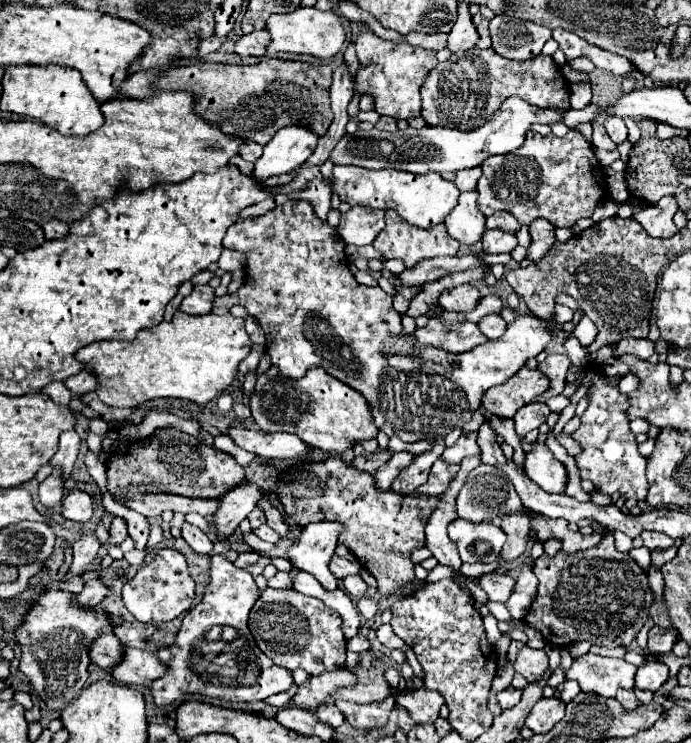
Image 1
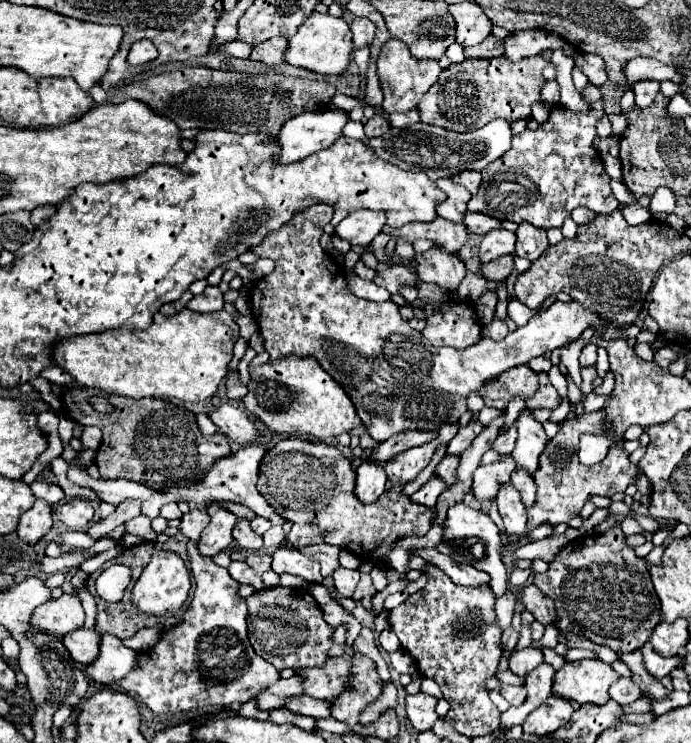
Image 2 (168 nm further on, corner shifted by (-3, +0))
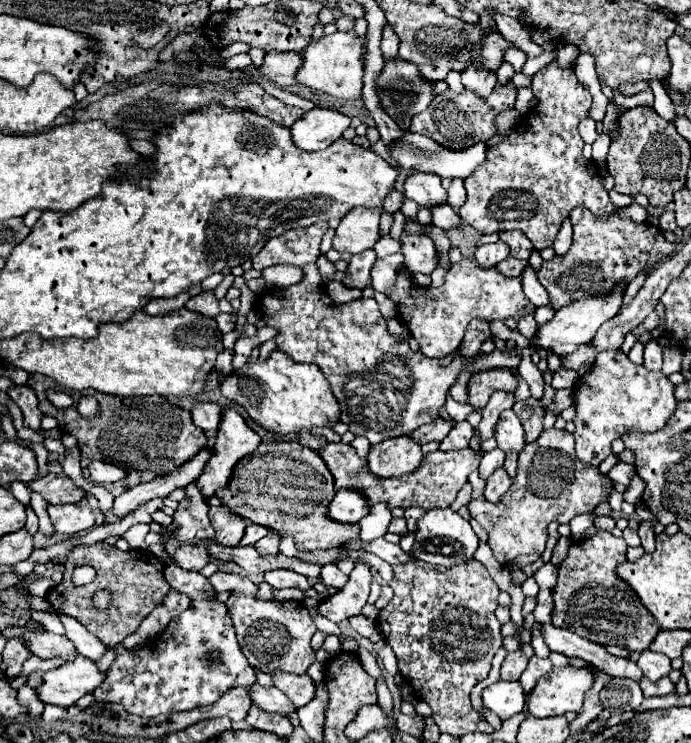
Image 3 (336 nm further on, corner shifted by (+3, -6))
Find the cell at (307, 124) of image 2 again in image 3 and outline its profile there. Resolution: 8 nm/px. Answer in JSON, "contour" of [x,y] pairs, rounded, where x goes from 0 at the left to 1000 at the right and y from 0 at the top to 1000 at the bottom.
{"contour":[[[456,145],[441,151],[424,170],[424,194],[438,205],[459,205],[479,197],[505,172],[505,159],[485,148]]]}

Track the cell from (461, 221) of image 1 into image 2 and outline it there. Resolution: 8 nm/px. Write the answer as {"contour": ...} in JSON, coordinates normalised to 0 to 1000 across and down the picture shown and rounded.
{"contour":[[[635,240],[632,250],[644,258],[644,269],[632,277],[632,291],[638,293],[650,293],[656,299],[670,299],[670,291],[676,285],[676,272],[682,266],[682,261],[667,250],[653,245],[650,240]]]}

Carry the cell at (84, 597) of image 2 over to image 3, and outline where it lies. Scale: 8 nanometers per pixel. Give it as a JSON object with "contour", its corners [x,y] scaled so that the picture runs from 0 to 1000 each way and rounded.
{"contour":[[[114,880],[109,888],[100,888],[91,896],[65,904],[62,923],[54,926],[54,937],[65,948],[97,953],[117,937],[135,931],[152,915],[152,910],[152,904],[143,904],[140,891]]]}

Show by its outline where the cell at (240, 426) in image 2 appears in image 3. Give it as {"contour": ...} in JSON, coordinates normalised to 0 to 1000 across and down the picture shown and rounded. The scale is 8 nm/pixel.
{"contour":[[[294,541],[276,552],[276,560],[279,560],[279,571],[285,576],[291,576],[297,581],[314,581],[317,560],[323,560],[323,549],[308,541]]]}

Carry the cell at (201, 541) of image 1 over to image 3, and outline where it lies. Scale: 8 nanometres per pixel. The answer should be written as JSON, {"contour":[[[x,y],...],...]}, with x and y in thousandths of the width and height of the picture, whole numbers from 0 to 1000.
{"contour":[[[282,651],[271,654],[271,673],[259,678],[259,686],[250,692],[250,703],[259,705],[253,713],[253,724],[262,729],[285,729],[294,724],[308,724],[311,716],[305,711],[302,694],[300,694],[300,678],[291,668],[288,657]]]}

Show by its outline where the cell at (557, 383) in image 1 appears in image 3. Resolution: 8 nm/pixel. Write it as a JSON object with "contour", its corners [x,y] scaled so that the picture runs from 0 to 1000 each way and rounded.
{"contour":[[[763,536],[757,541],[748,541],[742,546],[742,555],[751,560],[751,565],[757,568],[760,576],[760,590],[763,595],[771,595],[780,590],[780,584],[786,581],[786,563],[789,563],[789,549],[783,546],[780,536]]]}

